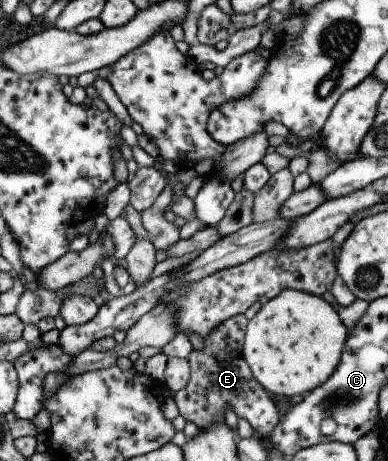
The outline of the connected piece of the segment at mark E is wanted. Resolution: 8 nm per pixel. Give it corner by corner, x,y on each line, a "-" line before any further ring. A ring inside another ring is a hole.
243,314
219,323
215,331
209,331
209,335
203,338
203,347
189,353
186,359
189,381
183,389
171,395
179,416
185,422
190,421
205,431
211,423
224,421
224,413
227,407
231,407
238,419
245,419
249,423
258,438
268,437
279,422
279,411
273,399
255,382
241,356
247,323

